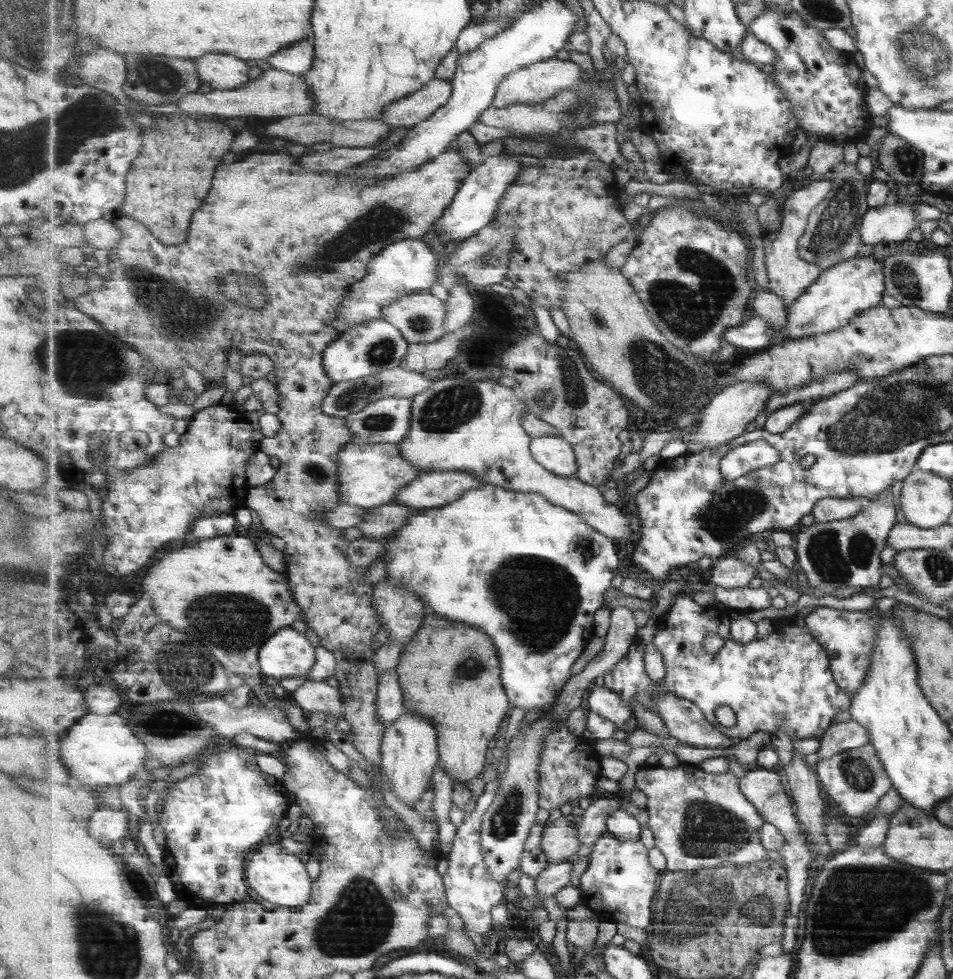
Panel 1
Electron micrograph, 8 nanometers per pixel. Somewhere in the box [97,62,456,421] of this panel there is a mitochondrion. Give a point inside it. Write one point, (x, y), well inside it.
(177, 311)

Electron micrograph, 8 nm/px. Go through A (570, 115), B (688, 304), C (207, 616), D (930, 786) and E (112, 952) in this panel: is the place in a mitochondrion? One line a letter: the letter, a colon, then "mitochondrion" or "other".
A: mitochondrion
B: mitochondrion
C: mitochondrion
D: other
E: mitochondrion

